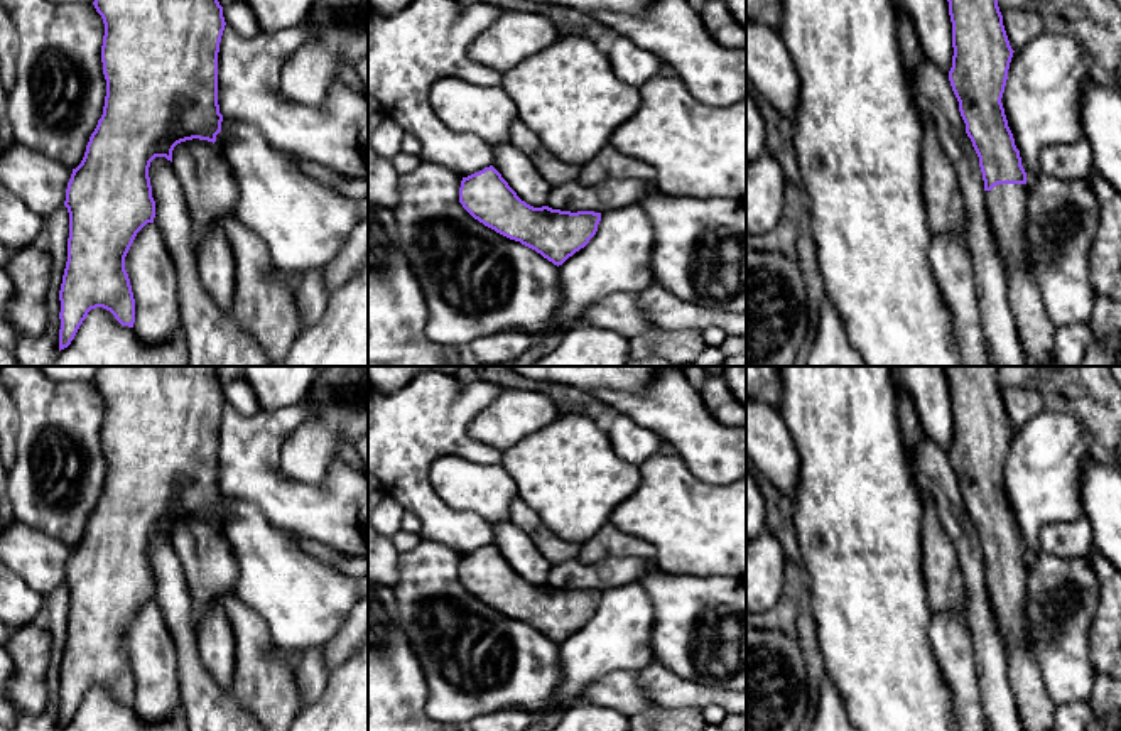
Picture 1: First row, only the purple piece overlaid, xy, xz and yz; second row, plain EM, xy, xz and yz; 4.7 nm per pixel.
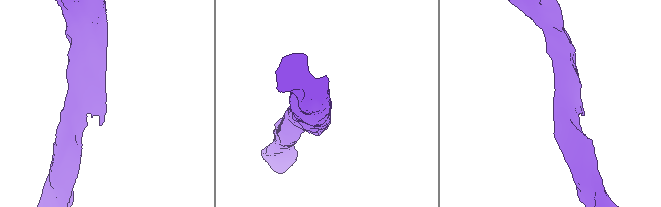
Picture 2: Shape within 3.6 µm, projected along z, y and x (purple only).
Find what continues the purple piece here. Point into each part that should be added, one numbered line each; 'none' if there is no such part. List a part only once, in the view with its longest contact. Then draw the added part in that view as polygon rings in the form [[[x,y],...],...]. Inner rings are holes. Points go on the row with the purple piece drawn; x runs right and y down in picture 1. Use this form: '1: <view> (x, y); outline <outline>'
1: yz (1005, 203); outline [[[998,184],[984,191],[984,203],[1006,272],[1008,302],[1026,366],[1047,366],[1055,358],[1057,329],[1047,317],[1040,289],[1030,273],[1025,236],[1028,187],[1028,184]]]

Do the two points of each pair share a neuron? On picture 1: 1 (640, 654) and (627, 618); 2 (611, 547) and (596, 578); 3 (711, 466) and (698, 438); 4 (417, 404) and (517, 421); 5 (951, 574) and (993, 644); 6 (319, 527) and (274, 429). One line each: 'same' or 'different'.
1: same
2: different
3: same
4: different
5: different
6: same

